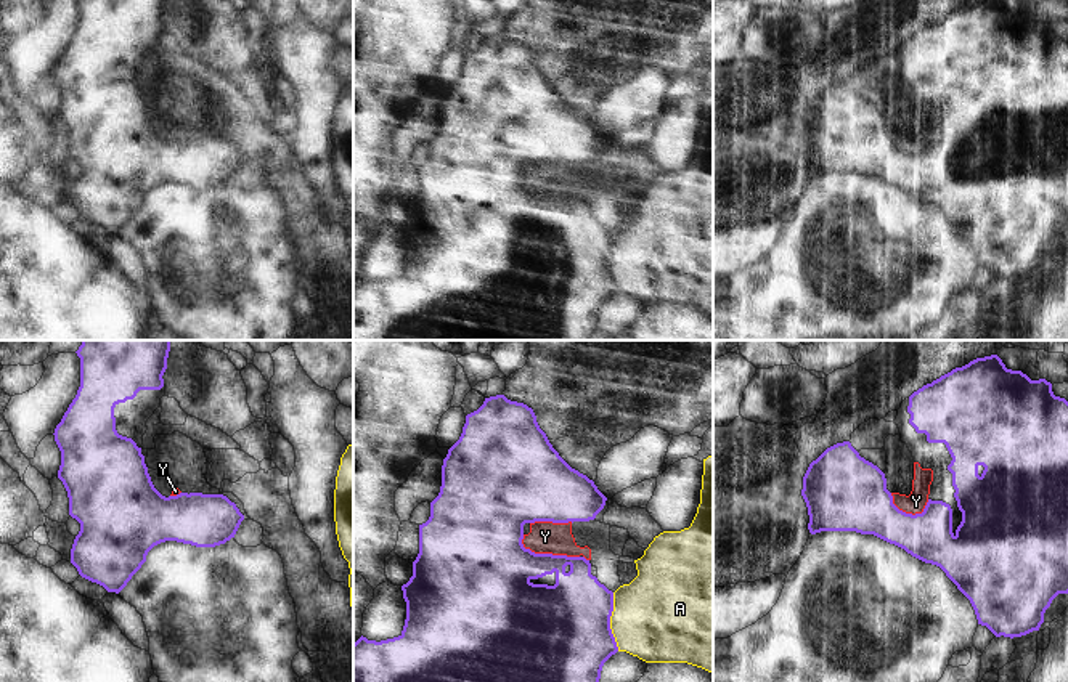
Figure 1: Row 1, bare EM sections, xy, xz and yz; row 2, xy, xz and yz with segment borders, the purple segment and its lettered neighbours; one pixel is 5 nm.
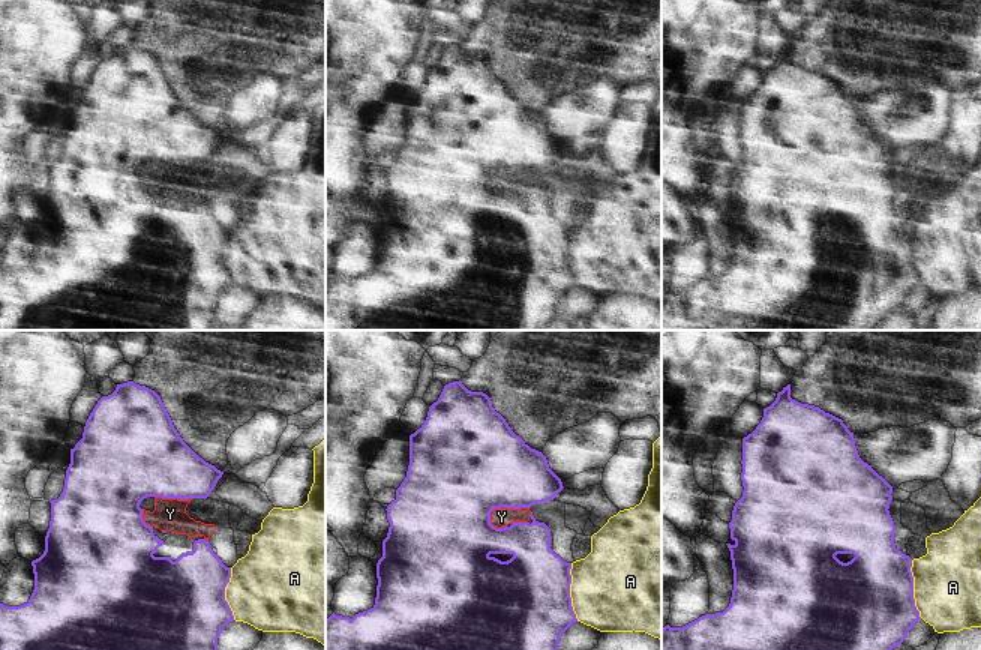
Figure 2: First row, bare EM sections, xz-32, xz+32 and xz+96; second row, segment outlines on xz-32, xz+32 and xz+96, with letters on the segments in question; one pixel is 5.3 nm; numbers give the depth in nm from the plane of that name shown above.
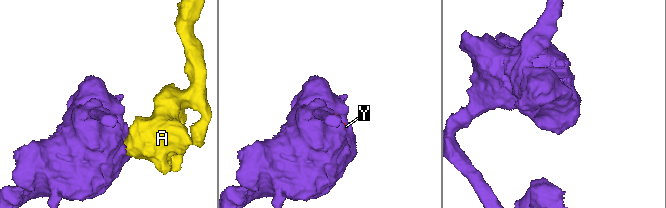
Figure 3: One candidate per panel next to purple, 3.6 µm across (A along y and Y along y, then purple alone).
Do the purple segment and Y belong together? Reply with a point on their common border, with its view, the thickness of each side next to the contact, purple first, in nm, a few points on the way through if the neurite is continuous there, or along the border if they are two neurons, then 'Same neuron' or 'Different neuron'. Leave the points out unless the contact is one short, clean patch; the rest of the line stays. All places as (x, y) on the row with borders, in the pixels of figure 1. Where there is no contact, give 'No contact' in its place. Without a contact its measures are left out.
Touches purple at xz (546, 554). Thickness 320 nm (purple) against 160 nm. Path across: xz (498, 567), (516, 557), (546, 554), (545, 536). Same neuron.

